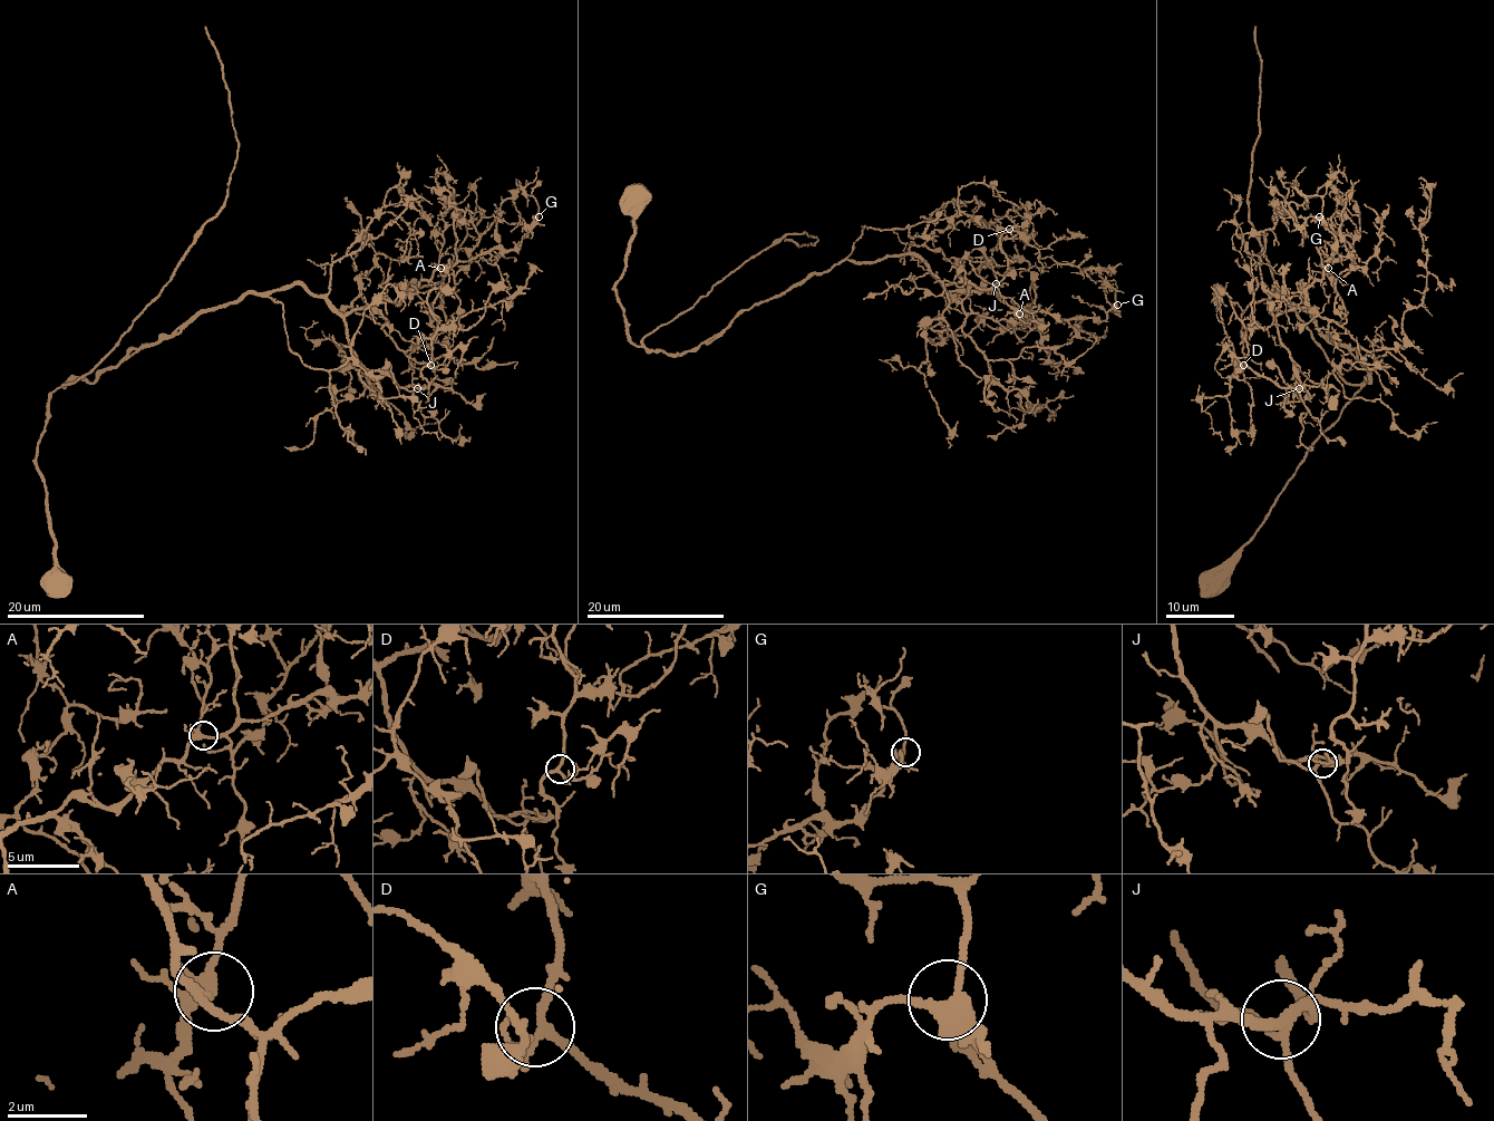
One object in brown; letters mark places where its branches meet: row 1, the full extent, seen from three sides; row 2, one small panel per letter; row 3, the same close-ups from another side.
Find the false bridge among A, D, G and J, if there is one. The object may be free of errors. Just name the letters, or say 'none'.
none

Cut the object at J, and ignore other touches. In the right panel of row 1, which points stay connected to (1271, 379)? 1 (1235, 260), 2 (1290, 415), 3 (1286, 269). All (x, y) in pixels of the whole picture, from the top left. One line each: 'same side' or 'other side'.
1: same side
2: same side
3: same side

